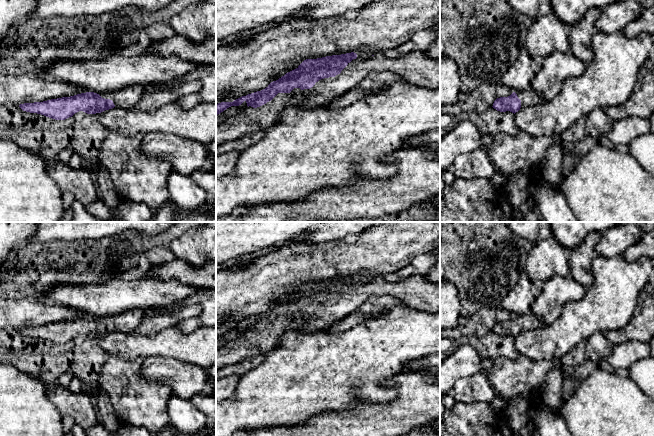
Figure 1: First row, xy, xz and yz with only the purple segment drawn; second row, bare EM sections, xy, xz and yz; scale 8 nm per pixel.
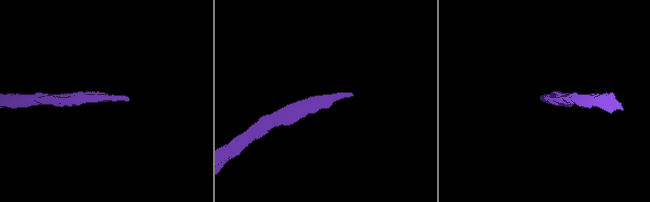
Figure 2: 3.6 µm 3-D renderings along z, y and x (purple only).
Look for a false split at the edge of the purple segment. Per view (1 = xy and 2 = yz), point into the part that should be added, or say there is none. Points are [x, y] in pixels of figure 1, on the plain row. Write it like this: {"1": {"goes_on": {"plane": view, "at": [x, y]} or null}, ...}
{"1": {"goes_on": {"plane": "xy", "at": [126, 322]}}, "2": {"goes_on": {"plane": "yz", "at": [529, 321]}}}

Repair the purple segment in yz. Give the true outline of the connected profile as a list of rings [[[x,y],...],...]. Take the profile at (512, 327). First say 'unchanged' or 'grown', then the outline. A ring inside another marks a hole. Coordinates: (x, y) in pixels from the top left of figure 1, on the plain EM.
grown | [[[530,310],[522,316],[513,316],[508,321],[497,322],[493,332],[500,336],[516,337],[521,331],[532,331],[544,326],[542,321]]]

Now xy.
grown | [[[216,289],[200,290],[179,303],[168,307],[133,309],[113,316],[86,316],[70,321],[51,323],[43,326],[24,327],[19,331],[26,336],[37,337],[55,344],[65,344],[75,337],[101,337],[114,331],[131,333],[140,325],[146,314],[171,314],[183,306],[200,304],[202,312],[192,318],[181,320],[176,326],[183,333],[191,333],[200,327],[216,326]]]

